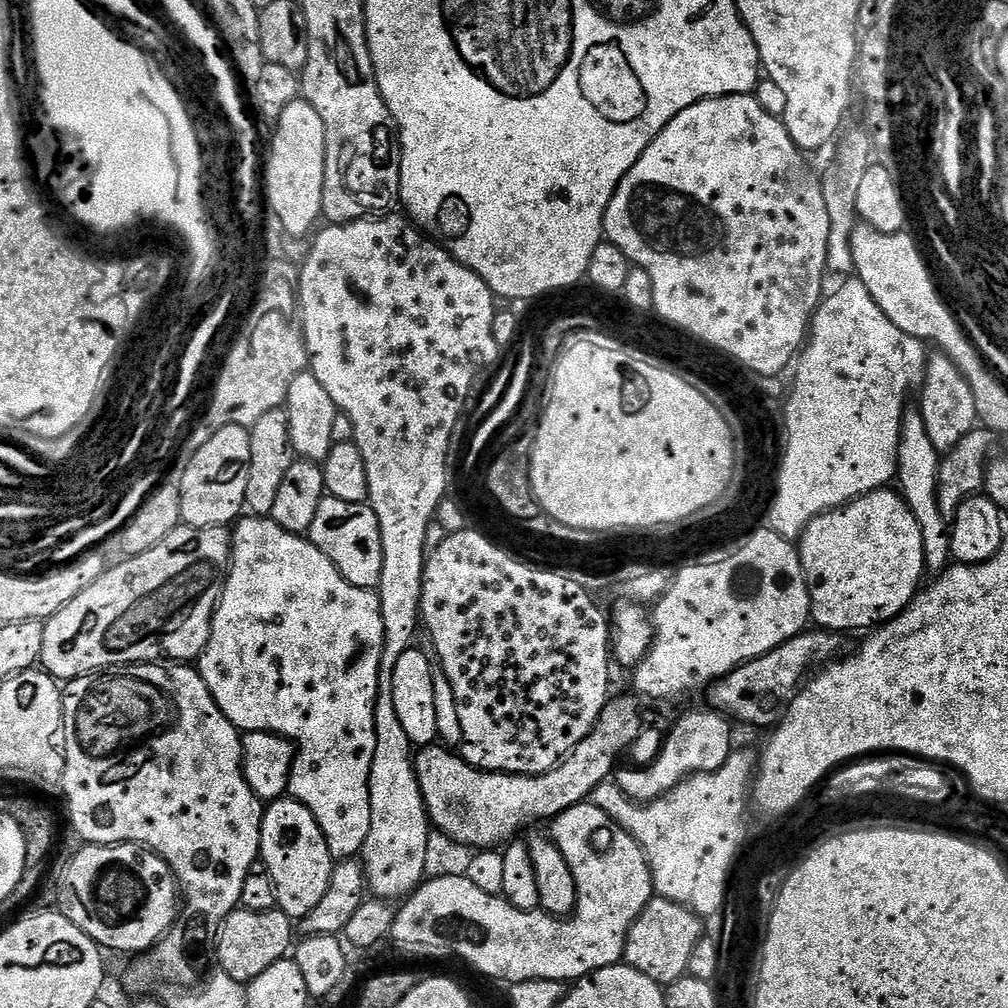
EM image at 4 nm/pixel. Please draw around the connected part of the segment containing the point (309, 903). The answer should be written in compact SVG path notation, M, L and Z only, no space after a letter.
M281 798L271 801L265 807L260 839L260 860L268 877L272 879L272 885L276 888L279 911L285 912L292 921L303 920L306 914L310 914L310 910L314 910L314 906L318 906L318 902L322 902L326 894L326 886L330 886L334 861L314 814L310 814L306 806L302 806L297 800L291 798Z

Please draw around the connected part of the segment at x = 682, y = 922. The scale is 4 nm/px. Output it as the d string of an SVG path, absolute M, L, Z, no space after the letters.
M656 896L645 906L644 912L630 930L623 963L646 974L646 978L661 986L671 986L683 980L688 970L690 953L706 932L706 928L700 924L703 924L701 917L695 912Z

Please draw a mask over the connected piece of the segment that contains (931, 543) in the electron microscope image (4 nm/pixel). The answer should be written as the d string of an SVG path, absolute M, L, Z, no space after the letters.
M912 406L905 407L898 442L896 480L900 495L910 506L914 518L918 518L918 530L922 530L924 567L932 574L943 572L952 560L950 522L942 518L942 510L938 510L938 494L936 493L941 459L942 453L936 449L934 442L930 442L930 434L926 434L926 422L922 422L919 411Z

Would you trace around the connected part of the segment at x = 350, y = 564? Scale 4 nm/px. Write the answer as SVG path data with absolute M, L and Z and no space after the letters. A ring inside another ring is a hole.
M325 495L306 536L314 546L318 546L318 550L322 550L322 554L326 554L326 558L330 558L330 562L334 562L334 566L342 574L342 578L346 578L346 582L359 588L379 589L382 578L382 530L378 526L378 514L374 514L371 504L342 502L342 498Z

